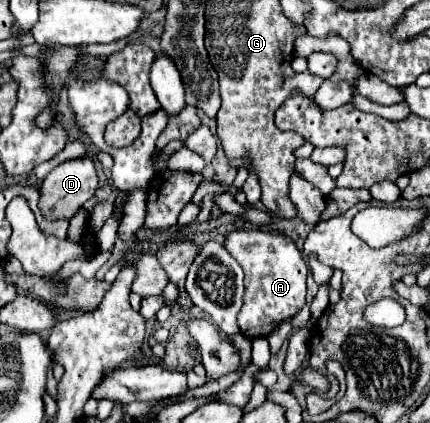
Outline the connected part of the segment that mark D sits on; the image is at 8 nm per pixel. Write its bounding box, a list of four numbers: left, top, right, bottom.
[40,158,98,218]

